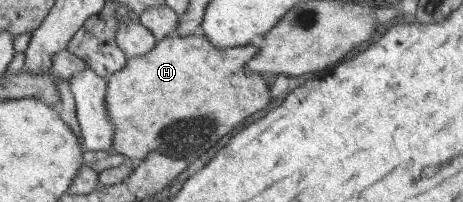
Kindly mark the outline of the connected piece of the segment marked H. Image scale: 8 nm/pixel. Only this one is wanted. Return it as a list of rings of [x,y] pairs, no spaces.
[[[198,32],[190,36],[180,37],[178,35],[169,35],[168,37],[158,40],[155,48],[144,56],[130,57],[125,63],[125,66],[117,71],[114,75],[106,78],[107,81],[107,114],[110,121],[115,125],[114,137],[112,144],[112,152],[120,154],[124,159],[129,161],[140,161],[144,159],[150,152],[160,152],[169,155],[170,157],[184,157],[195,159],[204,155],[210,147],[214,147],[222,137],[226,137],[226,133],[230,133],[232,129],[236,129],[246,117],[250,117],[250,113],[258,113],[260,109],[266,109],[268,104],[272,102],[271,91],[268,86],[268,81],[264,79],[263,74],[253,74],[245,69],[245,65],[254,59],[254,56],[259,52],[258,43],[255,42],[246,44],[245,46],[235,48],[219,48],[212,45],[212,42],[204,35]]]

